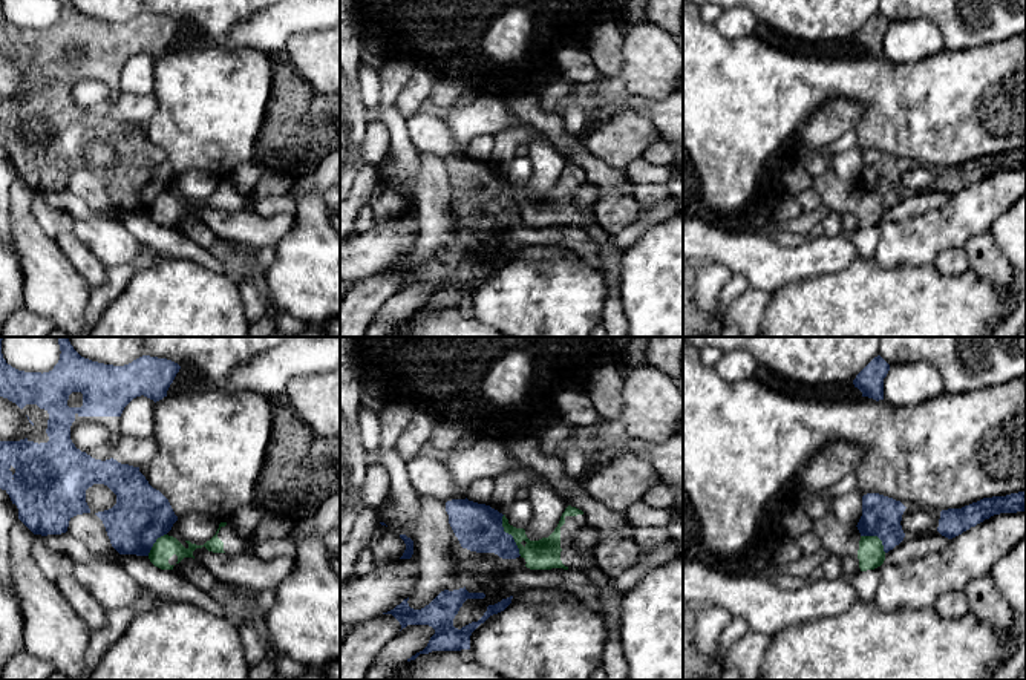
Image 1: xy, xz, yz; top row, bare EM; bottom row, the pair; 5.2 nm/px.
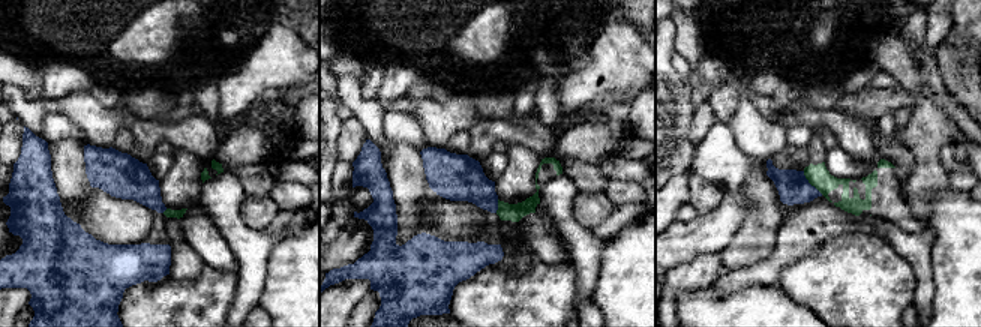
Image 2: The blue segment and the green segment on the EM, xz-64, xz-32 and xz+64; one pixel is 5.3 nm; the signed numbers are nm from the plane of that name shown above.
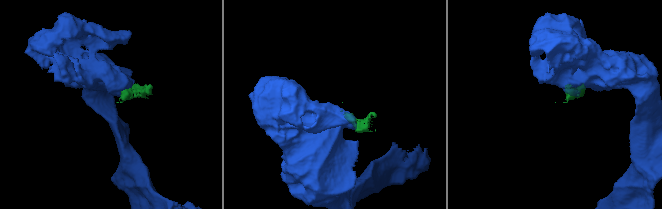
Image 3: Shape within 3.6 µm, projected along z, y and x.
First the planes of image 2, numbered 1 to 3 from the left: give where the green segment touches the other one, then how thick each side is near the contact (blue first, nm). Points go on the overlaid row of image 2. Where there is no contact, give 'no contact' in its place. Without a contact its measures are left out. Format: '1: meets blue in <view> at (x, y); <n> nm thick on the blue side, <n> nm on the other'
1: meets blue in xz-64 at (164, 210); 220 nm thick on the blue side, 50 nm on the other
2: meets blue in xz-32 at (497, 206); 240 nm thick on the blue side, 100 nm on the other
3: meets blue in xz+64 at (809, 183); 170 nm thick on the blue side, 120 nm on the other

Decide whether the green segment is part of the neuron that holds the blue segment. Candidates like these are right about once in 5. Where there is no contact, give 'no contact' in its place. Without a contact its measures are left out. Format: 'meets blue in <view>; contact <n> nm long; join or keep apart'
meets blue in xz; contact 240 nm long; keep apart

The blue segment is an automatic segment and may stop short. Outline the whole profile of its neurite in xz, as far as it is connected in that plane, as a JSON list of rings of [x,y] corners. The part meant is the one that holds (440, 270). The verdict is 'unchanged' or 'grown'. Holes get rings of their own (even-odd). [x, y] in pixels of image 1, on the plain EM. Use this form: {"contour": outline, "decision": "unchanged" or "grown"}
{"contour": [[[464,245],[459,247],[444,247],[441,248],[429,262],[421,266],[413,266],[409,263],[407,256],[404,256],[394,266],[383,270],[392,271],[401,282],[401,286],[407,282],[429,282],[435,286],[427,303],[407,315],[407,319],[415,317],[420,311],[429,311],[432,308],[461,308],[470,306],[472,289],[484,280],[490,273],[504,268],[510,260],[513,253],[502,256],[495,262],[488,262],[487,268],[478,279],[472,279],[461,286],[453,283],[453,276],[459,265],[467,256],[484,256],[484,250],[469,250]]], "decision": "unchanged"}

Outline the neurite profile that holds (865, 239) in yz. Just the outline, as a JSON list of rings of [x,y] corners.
[[[881,224],[874,227],[859,228],[853,233],[853,244],[861,257],[873,259],[881,236]]]

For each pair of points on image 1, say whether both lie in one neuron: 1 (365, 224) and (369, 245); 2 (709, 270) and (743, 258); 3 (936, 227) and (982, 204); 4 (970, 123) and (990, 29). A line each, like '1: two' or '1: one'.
1: two
2: two
3: one
4: two

